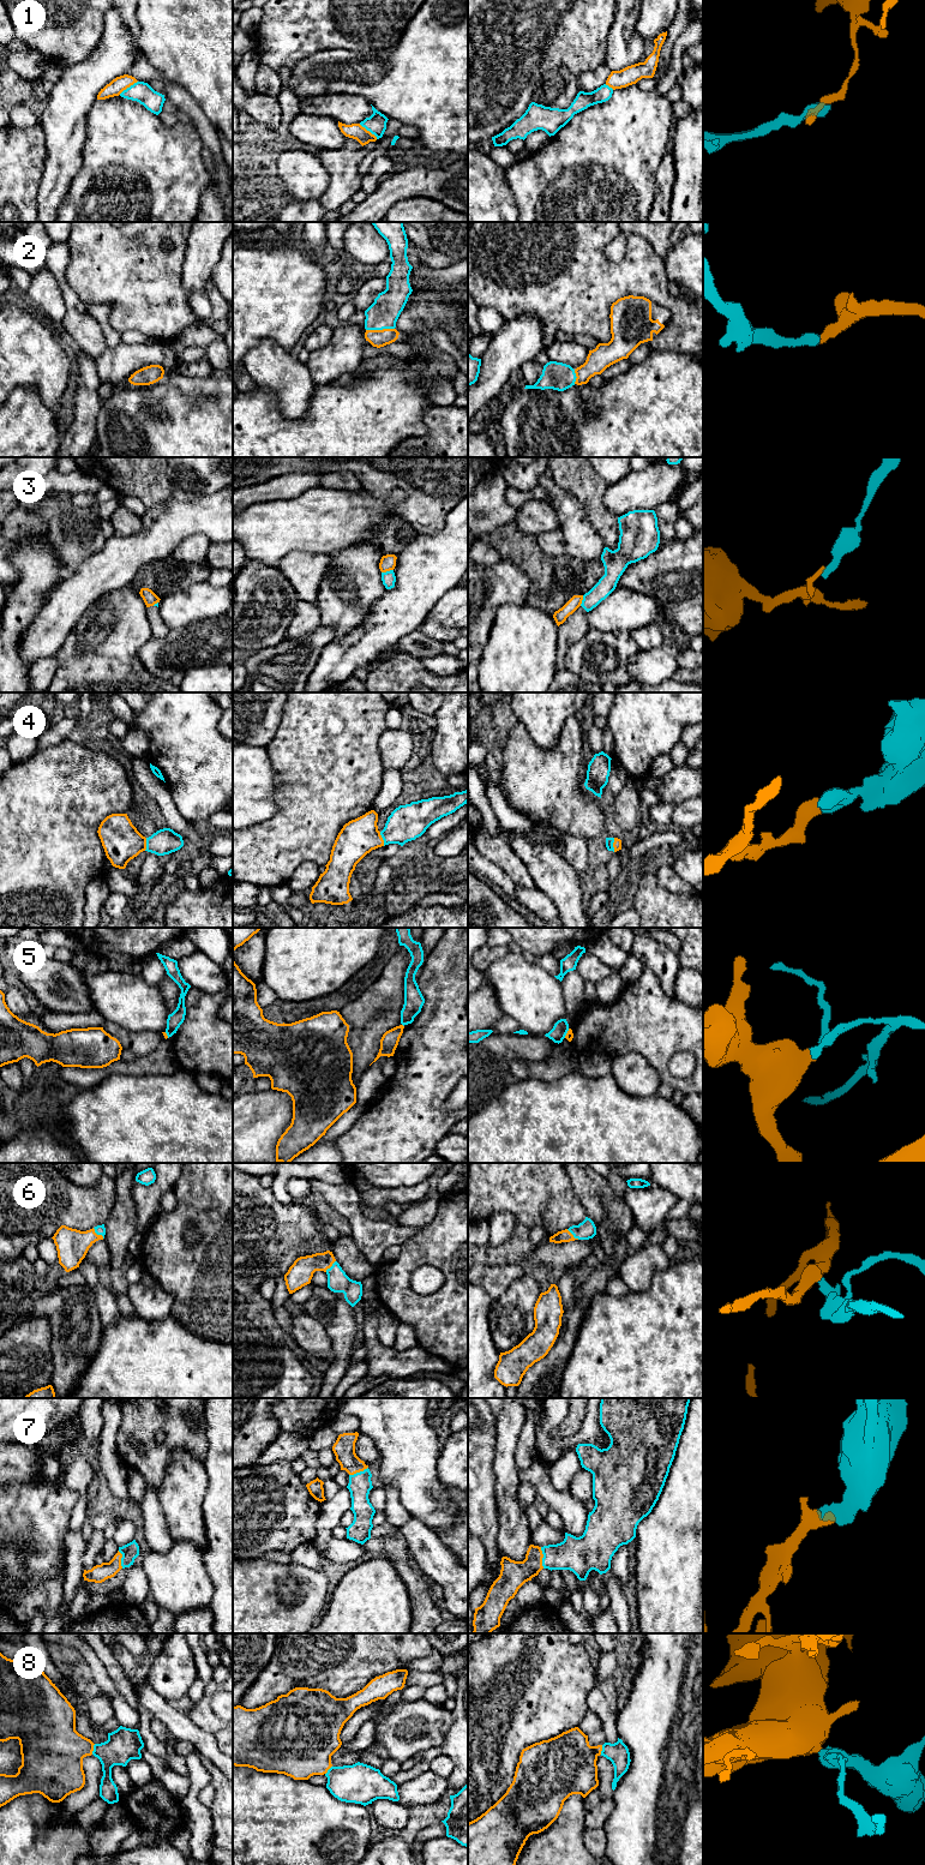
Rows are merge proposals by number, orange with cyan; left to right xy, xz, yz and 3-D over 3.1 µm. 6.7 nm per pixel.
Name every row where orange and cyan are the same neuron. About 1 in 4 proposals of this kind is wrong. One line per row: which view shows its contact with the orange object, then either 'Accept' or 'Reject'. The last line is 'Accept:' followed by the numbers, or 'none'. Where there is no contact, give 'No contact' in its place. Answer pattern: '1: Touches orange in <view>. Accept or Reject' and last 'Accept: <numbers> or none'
1: Touches orange in xz. Reject
2: Touches orange in xz. Accept
3: Touches orange in xz. Reject
4: Touches orange in xz. Accept
5: Touches orange in yz. Reject
6: Touches orange in xy. Accept
7: Touches orange in yz. Accept
8: Touches orange in xy. Accept
Accept: 2, 4, 6, 7, 8

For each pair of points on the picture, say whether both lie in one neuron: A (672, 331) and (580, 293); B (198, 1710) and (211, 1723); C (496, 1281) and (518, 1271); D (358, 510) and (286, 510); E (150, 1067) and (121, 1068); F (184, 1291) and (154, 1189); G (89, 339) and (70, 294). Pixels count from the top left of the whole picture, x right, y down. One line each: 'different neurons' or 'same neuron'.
A: same neuron
B: same neuron
C: same neuron
D: same neuron
E: same neuron
F: different neurons
G: same neuron

